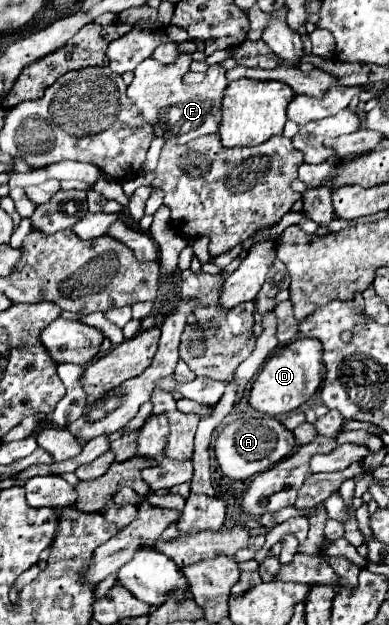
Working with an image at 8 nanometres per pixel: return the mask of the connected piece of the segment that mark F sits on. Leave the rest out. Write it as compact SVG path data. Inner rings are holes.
M153 58L143 60L135 68L135 78L127 88L129 98L135 100L137 108L145 116L147 122L155 128L155 134L165 140L177 140L179 144L191 142L205 134L215 134L217 126L221 124L221 98L225 94L225 86L229 80L225 78L225 68L221 64L209 66L205 80L201 84L183 84L183 74L177 74L175 64L165 66Z

